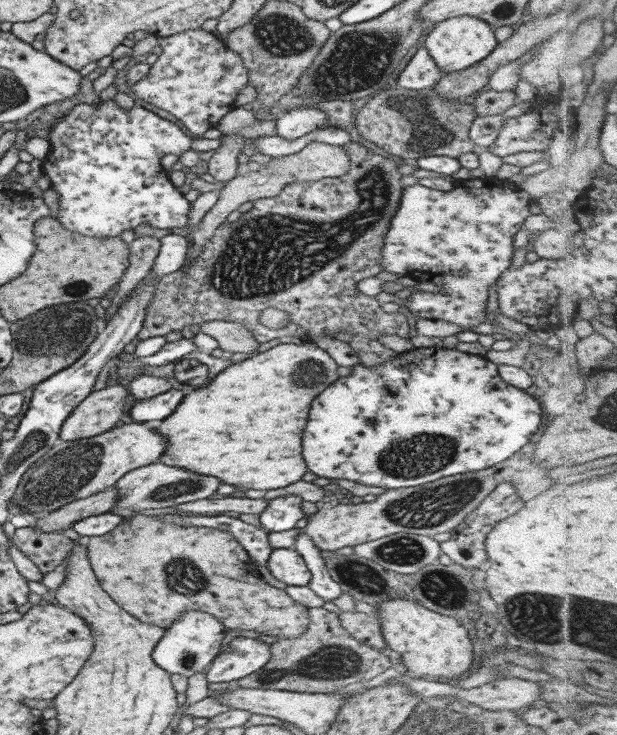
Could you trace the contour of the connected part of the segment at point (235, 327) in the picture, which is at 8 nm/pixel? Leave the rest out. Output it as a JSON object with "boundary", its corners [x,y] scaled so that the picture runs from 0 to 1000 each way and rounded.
{"boundary":[[[342,437],[326,444],[331,454],[353,464],[355,475],[366,483],[379,479],[392,482],[412,479],[423,468],[418,460],[389,439],[366,437]]]}

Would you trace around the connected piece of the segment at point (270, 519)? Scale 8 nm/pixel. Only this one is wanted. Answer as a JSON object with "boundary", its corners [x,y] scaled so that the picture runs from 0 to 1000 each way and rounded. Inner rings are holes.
{"boundary":[[[462,672],[434,680],[434,691],[426,694],[425,699],[420,699],[423,718],[434,725],[460,724],[460,721],[476,718],[480,710],[496,702],[486,693],[489,682],[478,672]]]}

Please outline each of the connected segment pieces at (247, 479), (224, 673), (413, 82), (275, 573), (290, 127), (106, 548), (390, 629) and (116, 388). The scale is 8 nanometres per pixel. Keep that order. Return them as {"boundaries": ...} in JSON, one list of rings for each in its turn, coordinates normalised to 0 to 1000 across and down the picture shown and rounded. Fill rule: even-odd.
{"boundaries":[[[[498,464],[485,471],[451,468],[404,488],[376,494],[340,521],[305,529],[282,561],[248,578],[251,588],[271,596],[258,627],[269,634],[287,634],[318,645],[350,648],[357,656],[392,663],[391,667],[441,667],[483,656],[499,641],[486,618],[486,593],[499,571],[502,547],[551,514],[545,506],[548,499],[528,476]]],[[[382,867],[353,890],[334,914],[337,929],[376,929],[425,909],[439,891],[439,878],[417,868]]],[[[682,64],[668,76],[661,90],[652,95],[652,101],[645,103],[642,117],[682,125],[690,120],[703,120],[718,103],[720,99],[707,91],[707,86],[694,75],[690,64]]],[[[475,746],[444,747],[431,770],[444,786],[467,797],[496,797],[504,789],[493,761]]],[[[512,147],[472,148],[447,163],[447,185],[460,190],[480,190],[502,180],[528,176],[530,155]]],[[[224,697],[222,701],[212,703],[199,703],[199,712],[194,716],[185,718],[169,729],[146,731],[141,736],[143,740],[143,762],[146,762],[146,771],[152,777],[162,799],[169,801],[185,816],[185,820],[191,822],[199,830],[204,830],[207,835],[217,838],[224,845],[230,848],[250,849],[264,854],[266,859],[272,857],[282,845],[288,845],[295,835],[301,831],[327,831],[337,834],[337,837],[347,839],[353,848],[360,848],[361,852],[373,857],[417,857],[420,863],[431,863],[431,865],[446,865],[452,869],[464,868],[483,868],[488,863],[498,859],[502,852],[501,846],[501,829],[496,824],[489,824],[483,819],[475,818],[472,811],[460,803],[444,800],[423,789],[415,777],[415,770],[410,769],[404,755],[395,748],[395,744],[389,741],[389,737],[376,729],[374,724],[365,721],[353,721],[352,718],[337,718],[334,716],[295,716],[284,714],[282,712],[263,712],[256,702],[237,702],[229,701]]],[[[629,816],[622,822],[616,820],[609,826],[614,846],[618,848],[618,859],[624,868],[629,882],[643,887],[648,895],[648,905],[656,903],[658,917],[663,921],[694,922],[695,927],[736,928],[750,924],[749,917],[759,914],[765,895],[768,895],[767,872],[759,867],[759,859],[746,841],[736,838],[720,838],[710,833],[697,833],[687,824],[674,822],[674,819],[661,819],[661,816]]],[[[199,521],[152,531],[107,567],[97,599],[141,597],[177,586],[204,563],[212,544],[209,524]]]]}

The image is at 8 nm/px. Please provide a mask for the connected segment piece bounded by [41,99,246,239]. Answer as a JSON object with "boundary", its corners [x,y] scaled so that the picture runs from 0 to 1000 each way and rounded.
{"boundary":[[[157,136],[154,137],[157,143],[149,143],[147,139],[126,141],[120,144],[117,150],[110,154],[100,156],[83,174],[84,180],[78,182],[78,195],[83,197],[83,205],[73,212],[68,218],[66,234],[68,239],[75,239],[78,245],[81,245],[83,256],[88,256],[91,261],[97,265],[94,269],[94,294],[91,297],[96,299],[99,307],[104,307],[107,313],[113,313],[113,316],[130,316],[130,318],[139,318],[139,321],[156,321],[156,324],[182,324],[183,321],[193,321],[201,316],[201,313],[207,313],[207,310],[220,310],[220,307],[227,307],[227,305],[241,305],[243,307],[250,307],[250,310],[298,310],[305,302],[305,290],[313,284],[314,276],[308,276],[300,271],[298,263],[292,263],[288,257],[279,250],[274,244],[274,233],[266,230],[261,226],[261,215],[269,212],[271,210],[285,210],[295,211],[298,207],[308,203],[324,204],[327,207],[334,207],[339,204],[348,204],[344,214],[335,218],[337,219],[337,235],[344,237],[348,242],[348,248],[370,248],[376,245],[382,239],[382,231],[386,231],[386,210],[391,207],[391,203],[399,193],[397,188],[392,185],[386,185],[386,182],[366,182],[360,184],[355,190],[335,190],[329,186],[308,188],[308,185],[301,185],[298,180],[285,169],[274,166],[272,163],[266,163],[250,152],[243,152],[243,150],[237,150],[237,147],[229,147],[227,144],[219,143],[211,150],[198,150],[198,147],[191,146],[191,141],[185,136]]]}

